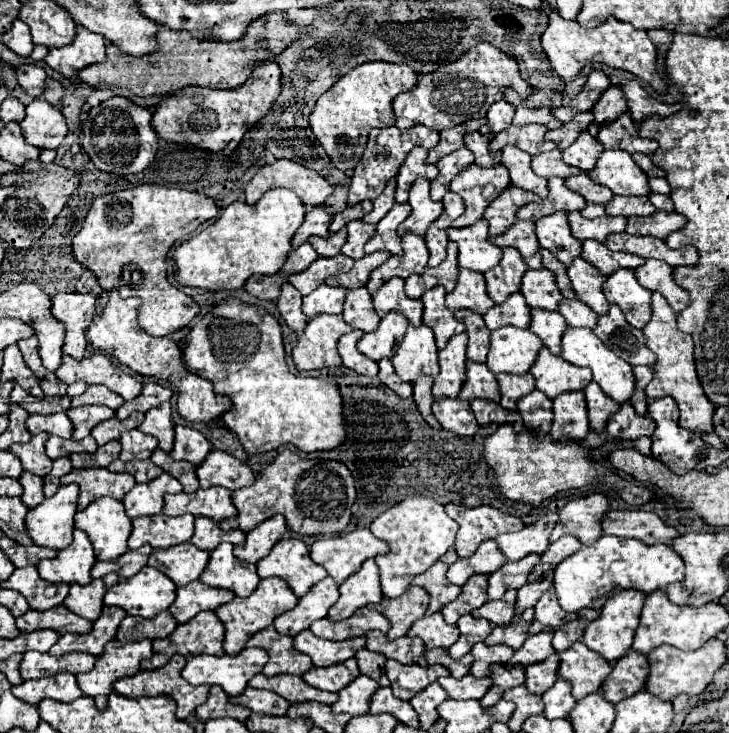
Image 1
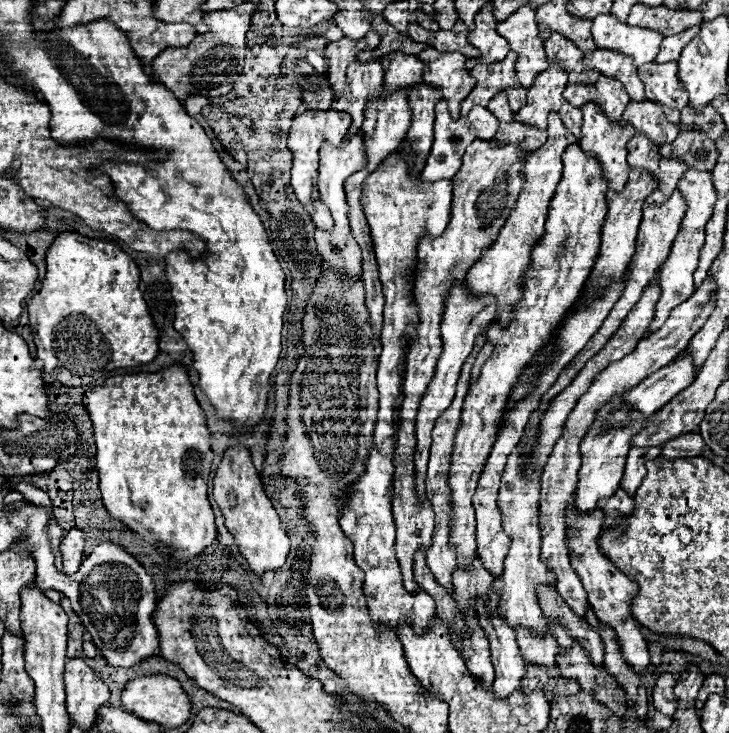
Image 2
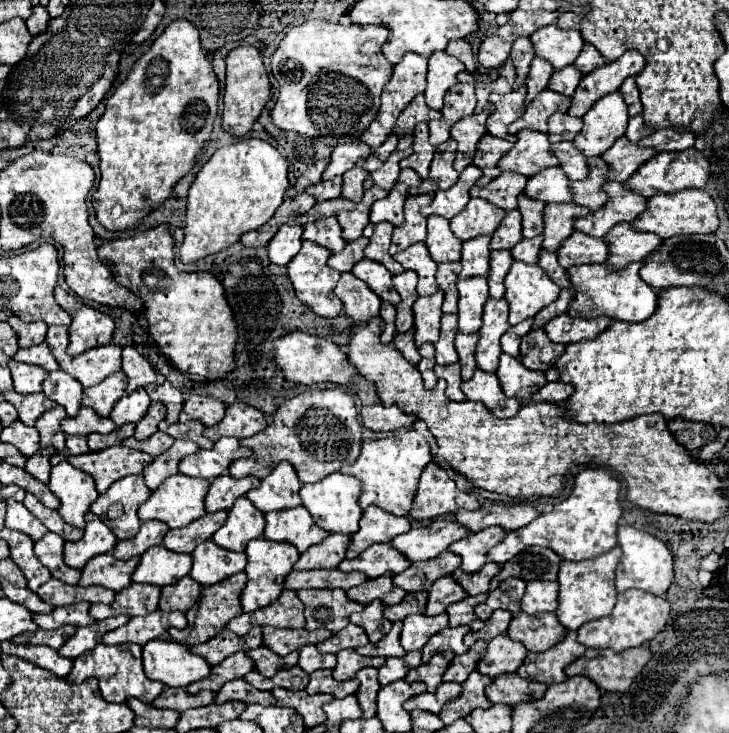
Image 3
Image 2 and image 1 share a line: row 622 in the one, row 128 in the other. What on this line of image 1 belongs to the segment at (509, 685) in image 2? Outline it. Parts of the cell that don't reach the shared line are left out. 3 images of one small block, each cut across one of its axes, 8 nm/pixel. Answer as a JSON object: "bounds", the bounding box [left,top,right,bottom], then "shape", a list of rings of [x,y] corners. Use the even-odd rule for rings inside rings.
{"bounds":[488,100,514,132],"shape":[[[506,100],[494,102],[488,110],[488,132],[502,132],[512,124],[512,116],[514,116],[514,106],[508,104]]]}

